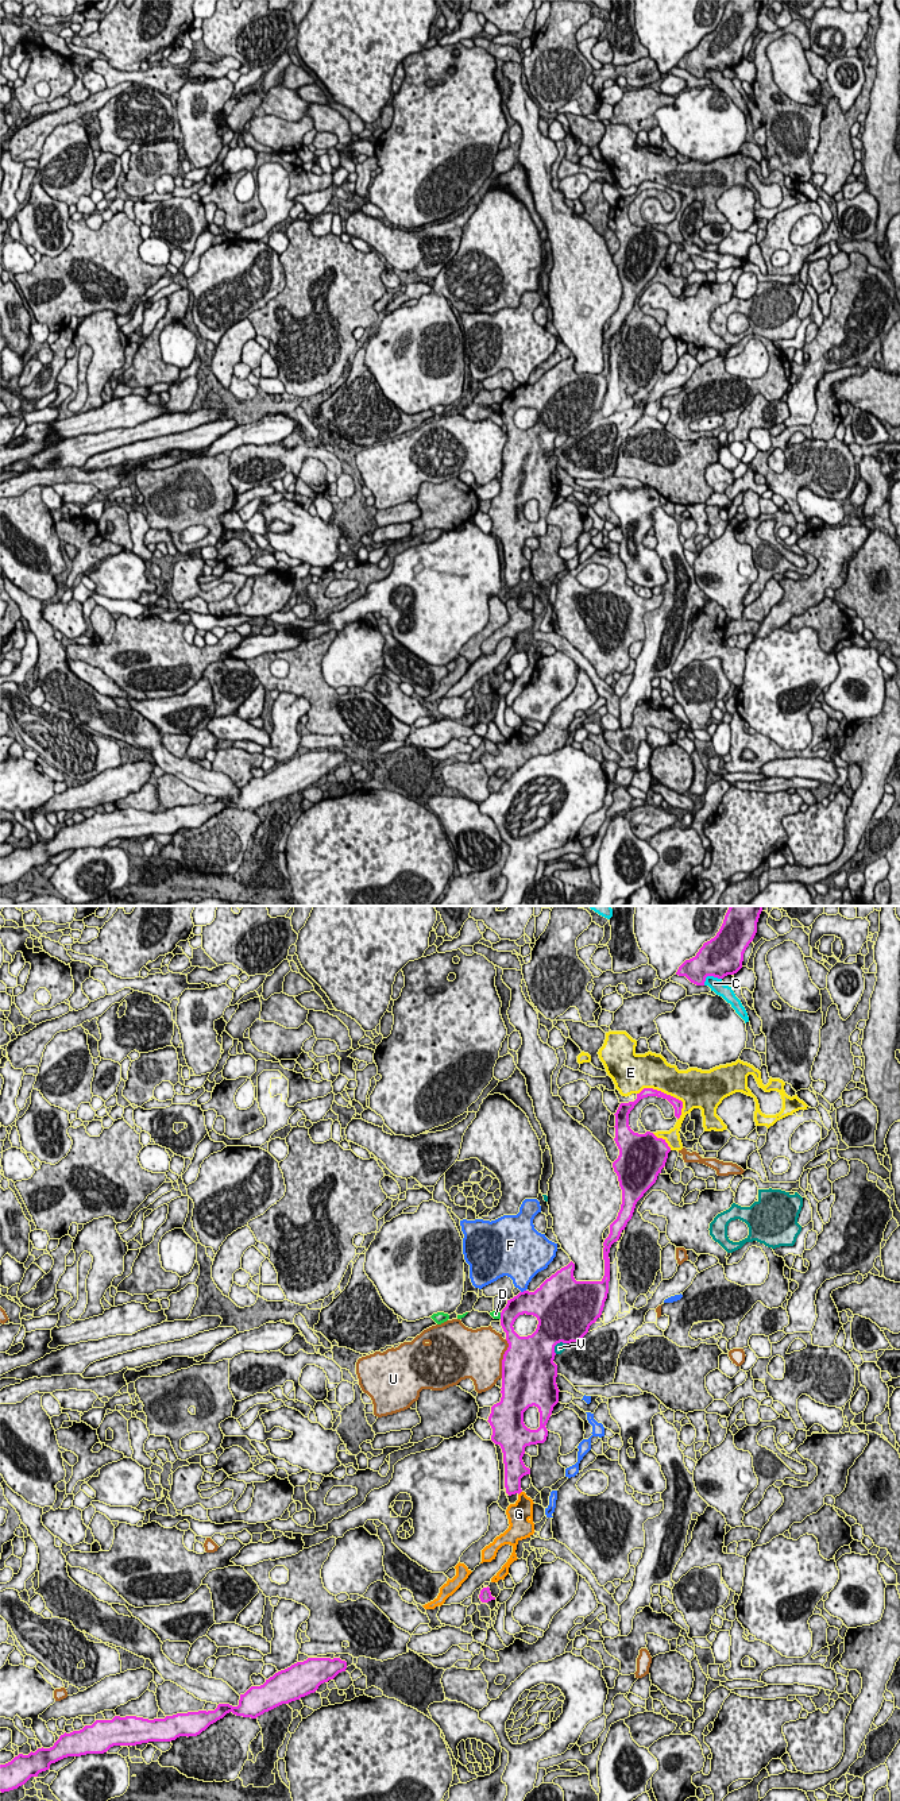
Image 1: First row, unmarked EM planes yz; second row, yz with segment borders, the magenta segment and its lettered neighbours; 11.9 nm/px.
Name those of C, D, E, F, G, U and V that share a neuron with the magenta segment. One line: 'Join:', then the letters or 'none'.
Join: none

